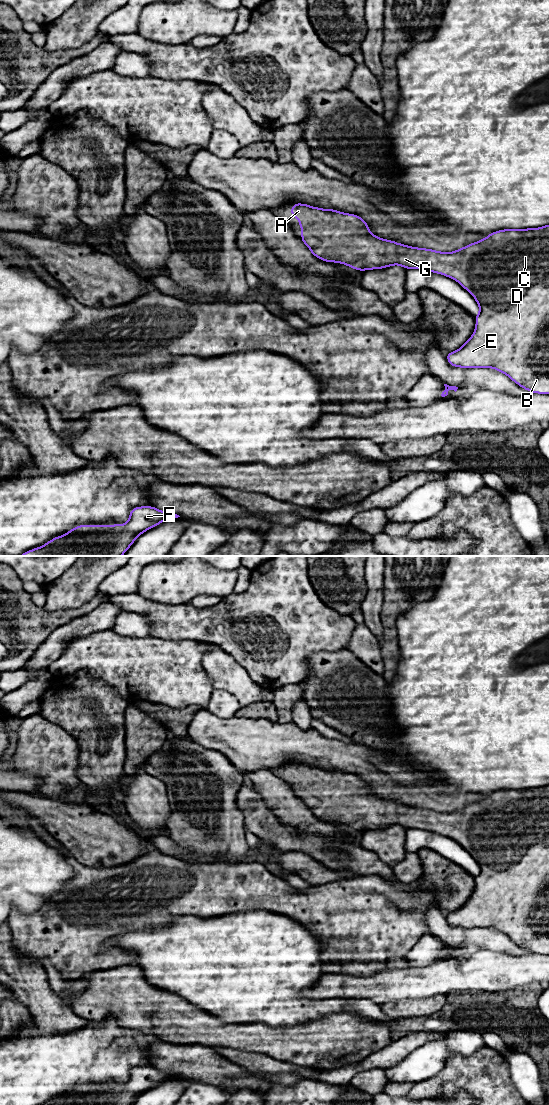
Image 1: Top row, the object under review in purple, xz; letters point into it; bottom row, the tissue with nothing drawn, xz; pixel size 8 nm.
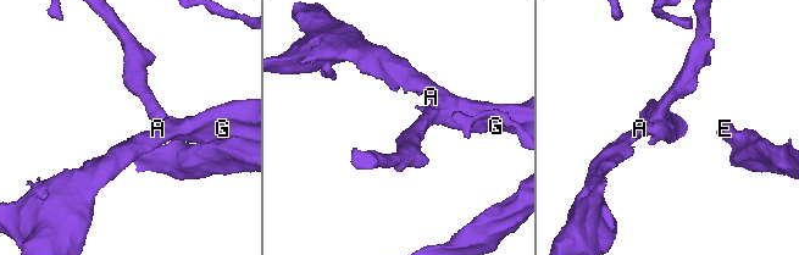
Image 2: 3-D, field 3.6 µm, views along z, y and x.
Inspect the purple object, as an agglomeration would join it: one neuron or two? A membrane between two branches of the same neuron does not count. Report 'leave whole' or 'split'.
leave whole

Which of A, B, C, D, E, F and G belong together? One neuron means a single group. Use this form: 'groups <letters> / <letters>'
groups A B C D E F G

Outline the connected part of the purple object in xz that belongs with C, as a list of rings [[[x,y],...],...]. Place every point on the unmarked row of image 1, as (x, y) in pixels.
[[[295,763],[290,774],[298,779],[301,800],[313,816],[322,821],[341,823],[354,830],[384,829],[399,825],[444,835],[457,841],[476,860],[480,872],[475,876],[472,896],[458,910],[446,913],[448,923],[460,928],[493,928],[507,935],[521,948],[549,954],[549,785],[539,788],[503,789],[453,812],[411,807],[373,795],[365,780],[355,774]]]

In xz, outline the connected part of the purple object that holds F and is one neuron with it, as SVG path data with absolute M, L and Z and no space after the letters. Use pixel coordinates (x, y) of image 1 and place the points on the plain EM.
M153 1066L135 1067L130 1070L126 1084L77 1085L44 1105L132 1105L142 1093L178 1077L173 1072L164 1072Z

